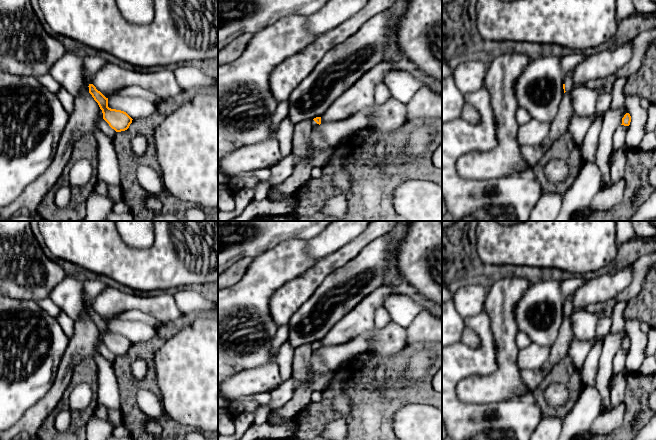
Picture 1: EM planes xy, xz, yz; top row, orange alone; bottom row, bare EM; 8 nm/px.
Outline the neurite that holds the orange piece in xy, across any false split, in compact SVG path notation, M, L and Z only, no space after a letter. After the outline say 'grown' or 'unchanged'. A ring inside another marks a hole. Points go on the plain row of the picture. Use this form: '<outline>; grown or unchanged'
M90 299L86 305L86 309L87 314L102 334L103 343L109 348L109 350L116 356L127 354L133 343L124 335L111 333L108 331L108 322L96 313L92 307L92 302Z; grown

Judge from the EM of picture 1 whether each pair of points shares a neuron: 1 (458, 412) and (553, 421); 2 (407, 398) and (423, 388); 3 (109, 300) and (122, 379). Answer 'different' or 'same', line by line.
1: different
2: same
3: different

